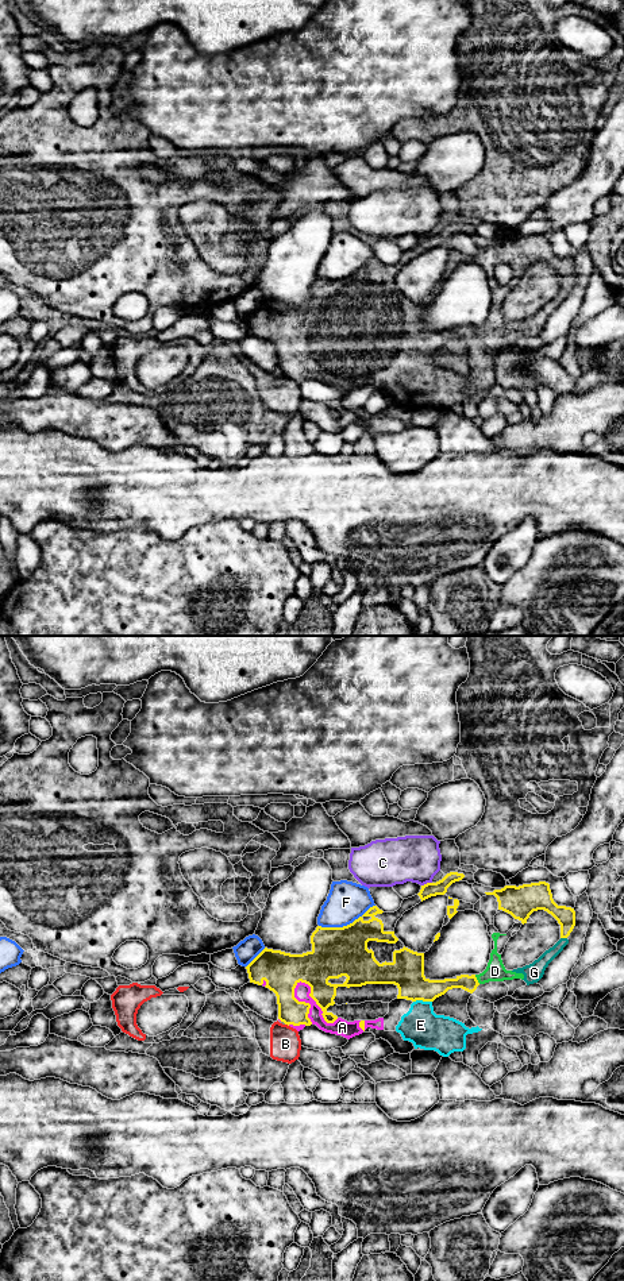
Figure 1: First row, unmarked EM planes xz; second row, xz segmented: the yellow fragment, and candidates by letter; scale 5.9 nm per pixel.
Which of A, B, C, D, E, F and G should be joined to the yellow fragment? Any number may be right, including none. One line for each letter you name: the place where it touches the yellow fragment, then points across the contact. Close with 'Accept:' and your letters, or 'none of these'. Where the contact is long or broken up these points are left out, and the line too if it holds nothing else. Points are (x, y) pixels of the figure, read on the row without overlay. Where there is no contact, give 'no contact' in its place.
A: meets yellow in xz at (316, 355)
D: meets yellow in xz at (476, 331)
E: meets yellow in xz at (422, 351)
G: meets yellow in xz at (563, 289)
Accept: A, D, E, G

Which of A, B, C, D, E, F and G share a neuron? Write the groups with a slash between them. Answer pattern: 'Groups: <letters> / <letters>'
Groups: A D E G / B / C / F

